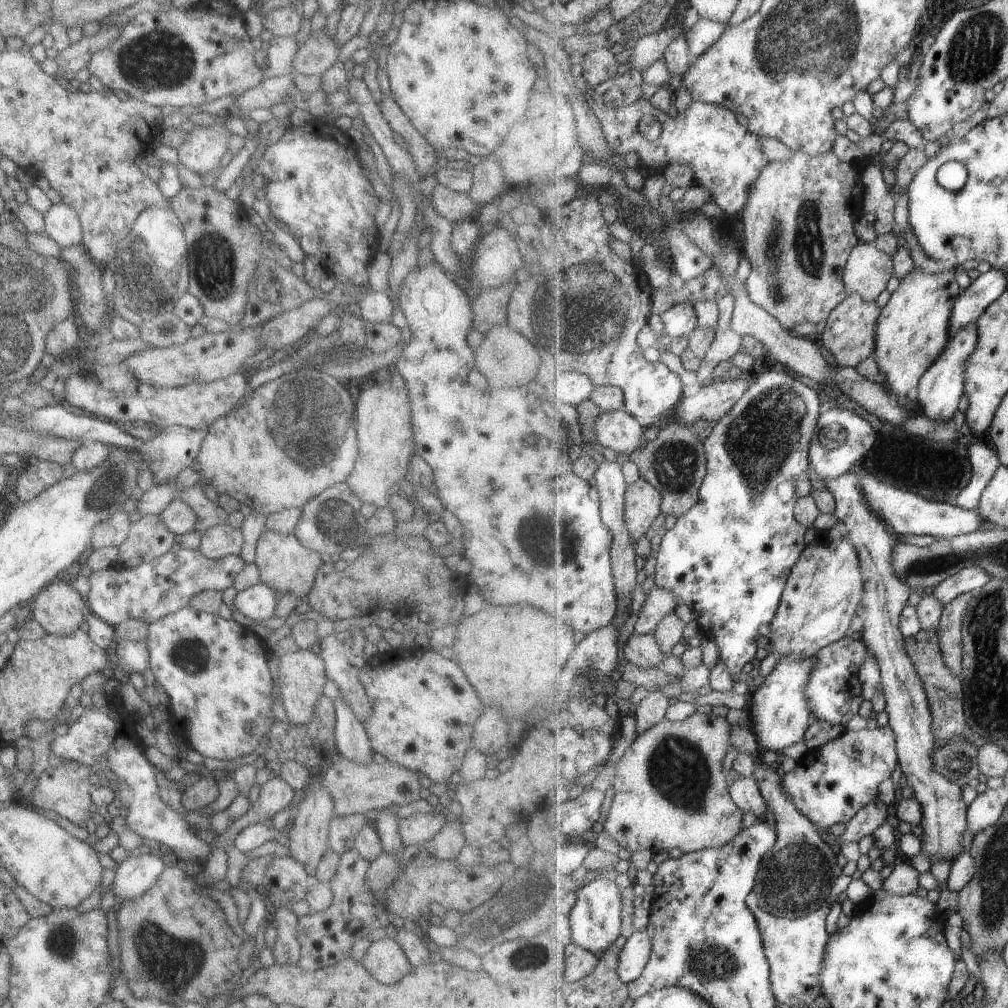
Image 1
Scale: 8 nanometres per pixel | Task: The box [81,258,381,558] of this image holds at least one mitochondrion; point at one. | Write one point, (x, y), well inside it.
(295, 406)

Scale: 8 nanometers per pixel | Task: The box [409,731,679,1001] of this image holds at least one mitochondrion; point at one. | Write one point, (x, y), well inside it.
(534, 961)

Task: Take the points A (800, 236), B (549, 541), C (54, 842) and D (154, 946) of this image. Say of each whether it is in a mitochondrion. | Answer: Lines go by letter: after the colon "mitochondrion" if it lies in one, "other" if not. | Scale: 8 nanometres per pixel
A: mitochondrion
B: mitochondrion
C: other
D: mitochondrion

